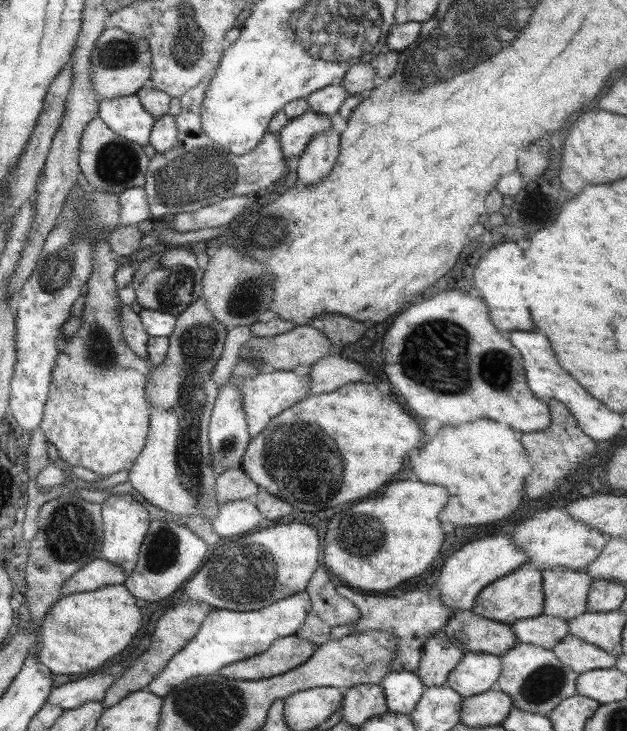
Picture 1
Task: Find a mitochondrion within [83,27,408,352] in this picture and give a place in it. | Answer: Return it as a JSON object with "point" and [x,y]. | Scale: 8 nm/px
{"point":[191,176]}

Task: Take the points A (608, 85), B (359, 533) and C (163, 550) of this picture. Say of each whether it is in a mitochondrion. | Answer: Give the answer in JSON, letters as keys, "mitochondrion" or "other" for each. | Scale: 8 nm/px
{"A":"other","B":"mitochondrion","C":"mitochondrion"}

